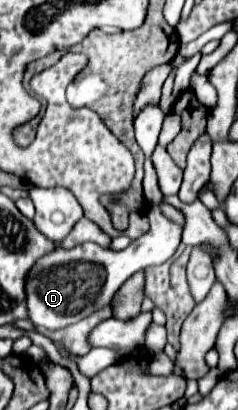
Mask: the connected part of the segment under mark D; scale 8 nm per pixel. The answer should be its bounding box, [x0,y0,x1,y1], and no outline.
[26,206,182,330]

